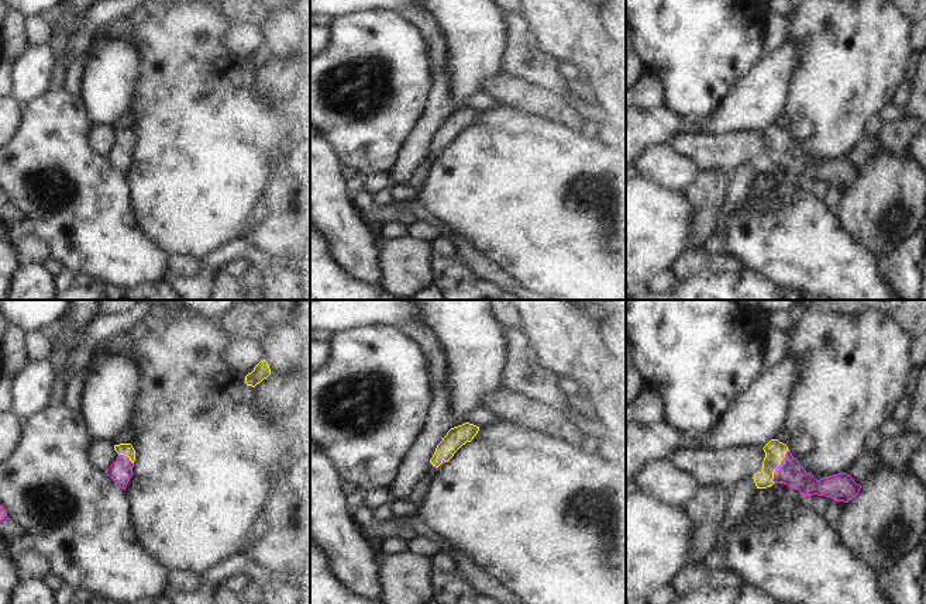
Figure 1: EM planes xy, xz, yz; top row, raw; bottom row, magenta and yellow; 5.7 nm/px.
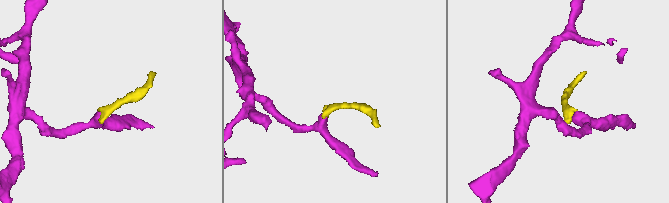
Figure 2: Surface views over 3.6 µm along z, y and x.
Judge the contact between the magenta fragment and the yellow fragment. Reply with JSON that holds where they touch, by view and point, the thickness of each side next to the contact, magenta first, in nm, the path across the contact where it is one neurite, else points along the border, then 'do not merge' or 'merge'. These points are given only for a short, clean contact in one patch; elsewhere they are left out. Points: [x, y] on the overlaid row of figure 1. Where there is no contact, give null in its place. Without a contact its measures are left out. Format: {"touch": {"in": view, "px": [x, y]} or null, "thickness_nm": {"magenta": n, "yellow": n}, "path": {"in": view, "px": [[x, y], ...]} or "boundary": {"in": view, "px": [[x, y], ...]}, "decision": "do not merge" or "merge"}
{"touch": {"in": "yz", "px": [778, 466]}, "thickness_nm": {"magenta": 150, "yellow": 120}, "path": {"in": "yz", "px": [[789, 472], [778, 466], [775, 451]]}, "decision": "merge"}

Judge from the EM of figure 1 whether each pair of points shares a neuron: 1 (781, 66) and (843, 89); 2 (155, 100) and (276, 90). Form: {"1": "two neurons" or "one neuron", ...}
{"1": "two neurons", "2": "two neurons"}

